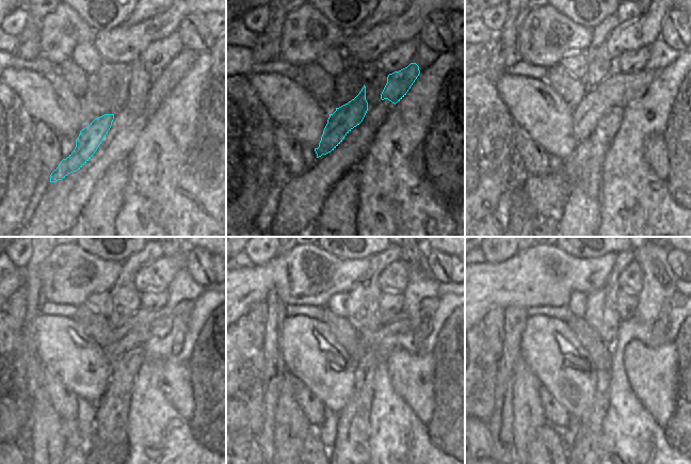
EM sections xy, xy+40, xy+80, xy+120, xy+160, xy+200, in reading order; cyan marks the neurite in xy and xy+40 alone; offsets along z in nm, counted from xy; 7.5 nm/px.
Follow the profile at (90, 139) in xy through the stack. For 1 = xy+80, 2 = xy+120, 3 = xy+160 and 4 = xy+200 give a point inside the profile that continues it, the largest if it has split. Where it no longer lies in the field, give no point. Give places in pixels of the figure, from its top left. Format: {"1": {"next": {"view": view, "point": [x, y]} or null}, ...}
{"1": {"next": {"view": "xy+80", "point": [620, 89]}}, "2": {"next": {"view": "xy+120", "point": [143, 325]}}, "3": {"next": {"view": "xy+160", "point": [390, 324]}}, "4": {"next": {"view": "xy+200", "point": [678, 299]}}}

